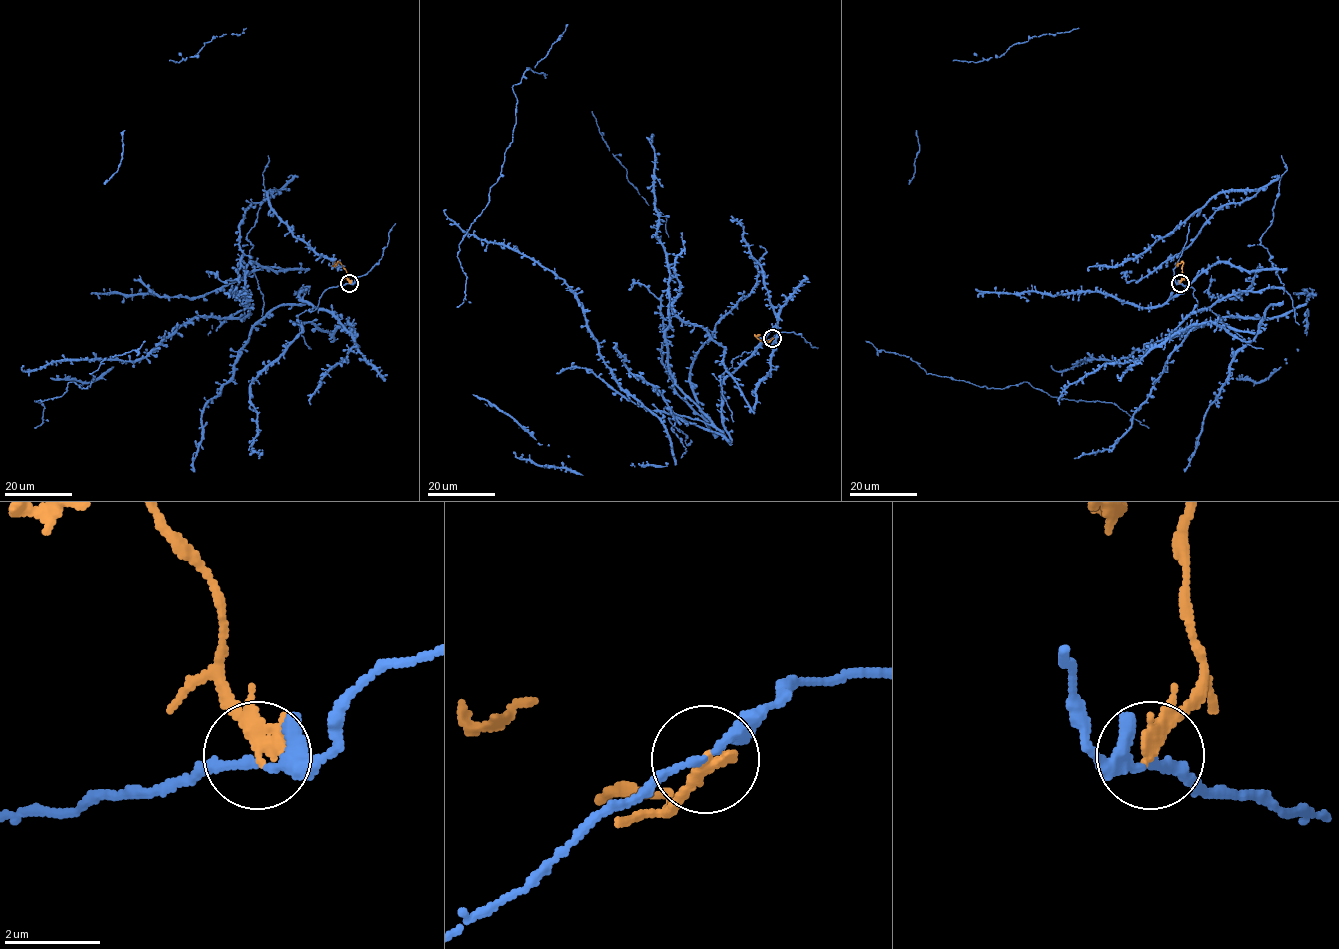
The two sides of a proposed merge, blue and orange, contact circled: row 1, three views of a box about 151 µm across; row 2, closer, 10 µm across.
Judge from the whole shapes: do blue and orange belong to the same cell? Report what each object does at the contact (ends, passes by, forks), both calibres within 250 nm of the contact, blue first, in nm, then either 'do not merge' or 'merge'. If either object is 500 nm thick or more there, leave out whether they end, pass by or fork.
blue passes by | orange ends | 170/320 nm | do not merge

